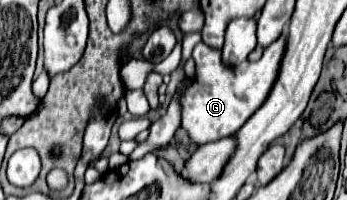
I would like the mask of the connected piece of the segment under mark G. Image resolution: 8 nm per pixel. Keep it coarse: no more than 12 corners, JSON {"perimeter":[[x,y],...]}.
{"perimeter":[[288,34],[258,62],[224,66],[194,48],[182,128],[196,144],[232,136],[264,104]]}

